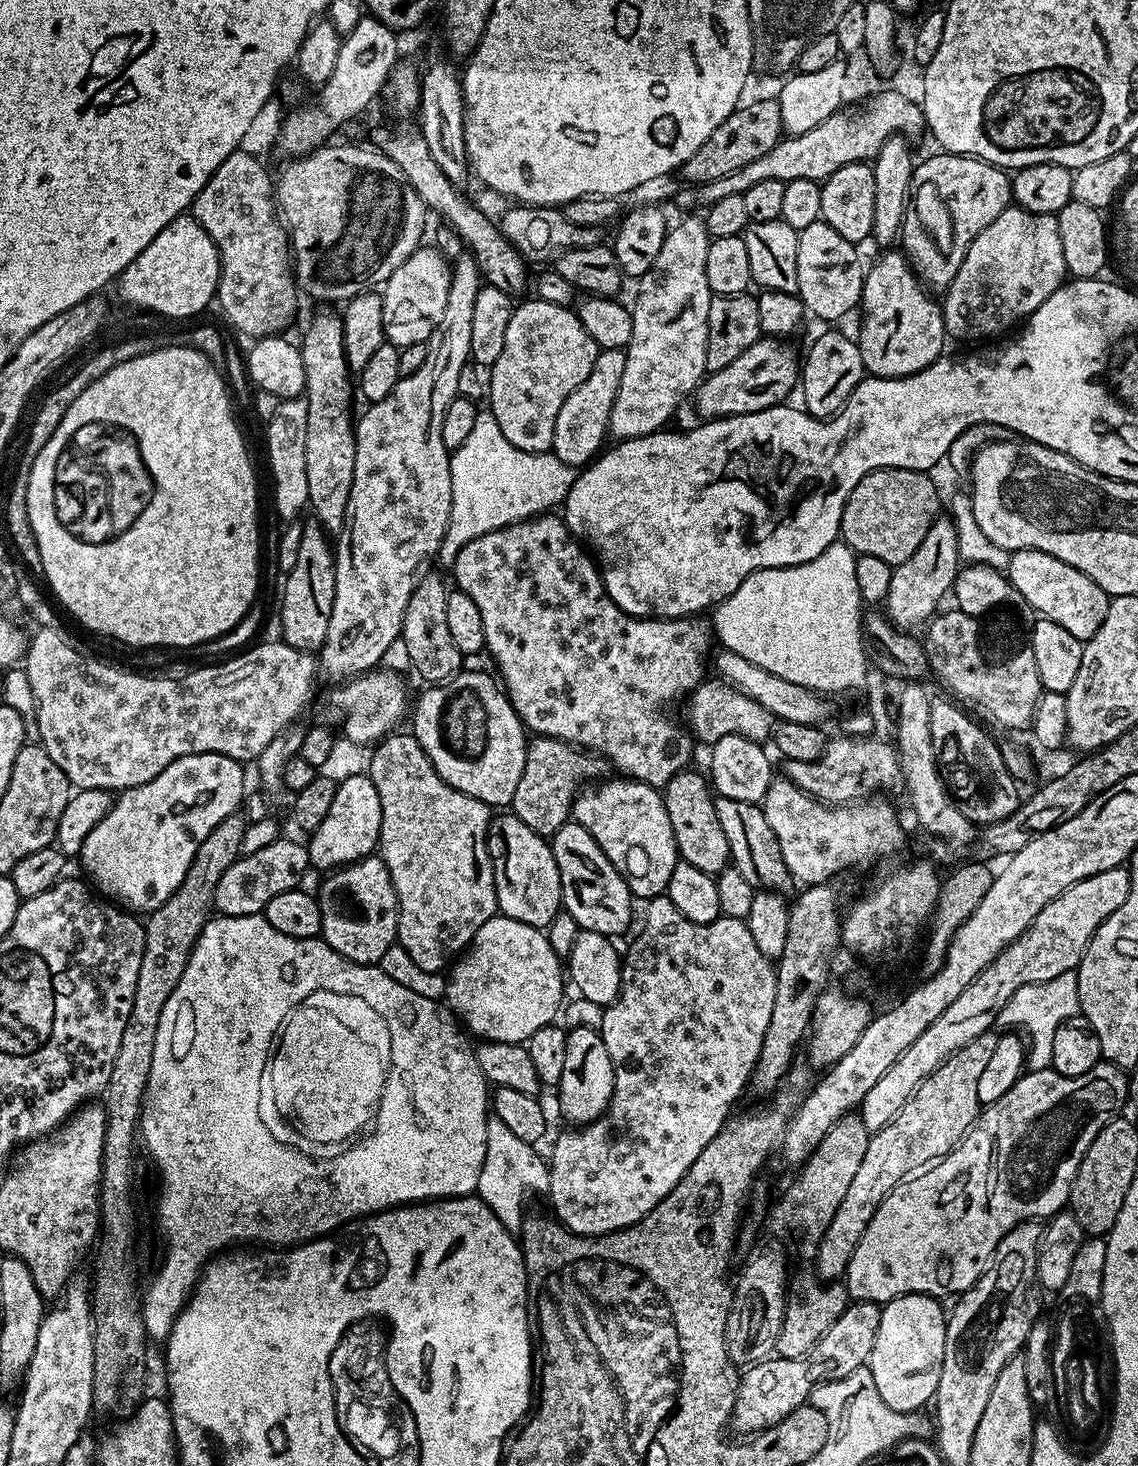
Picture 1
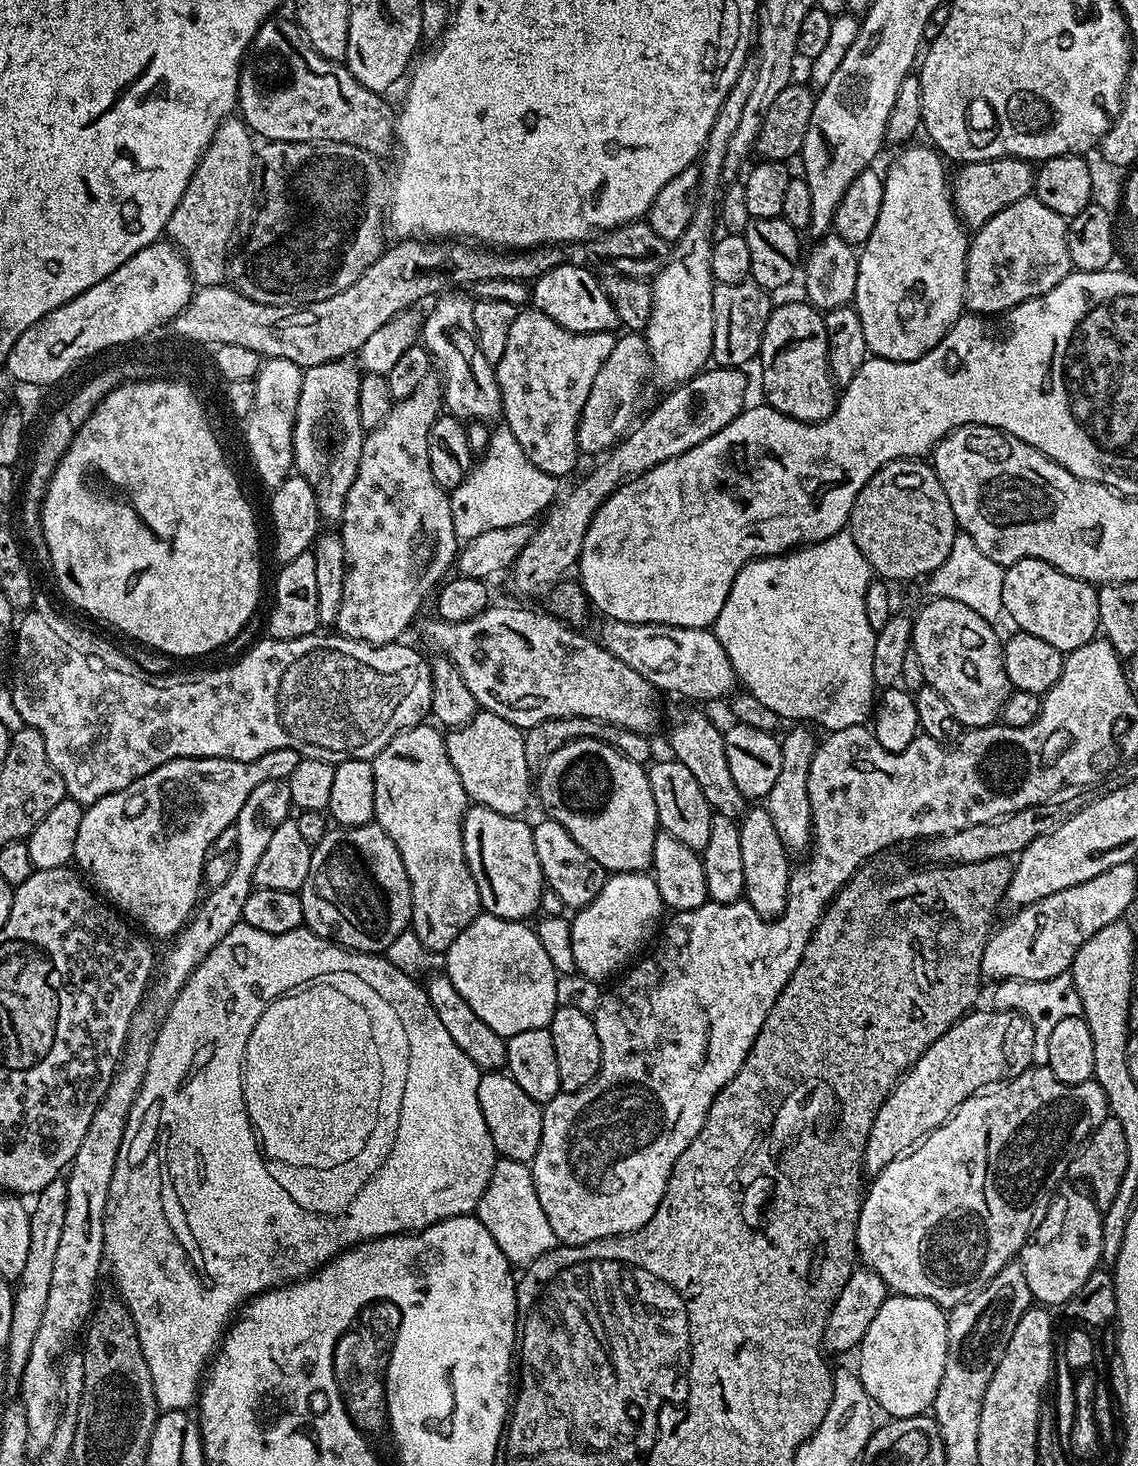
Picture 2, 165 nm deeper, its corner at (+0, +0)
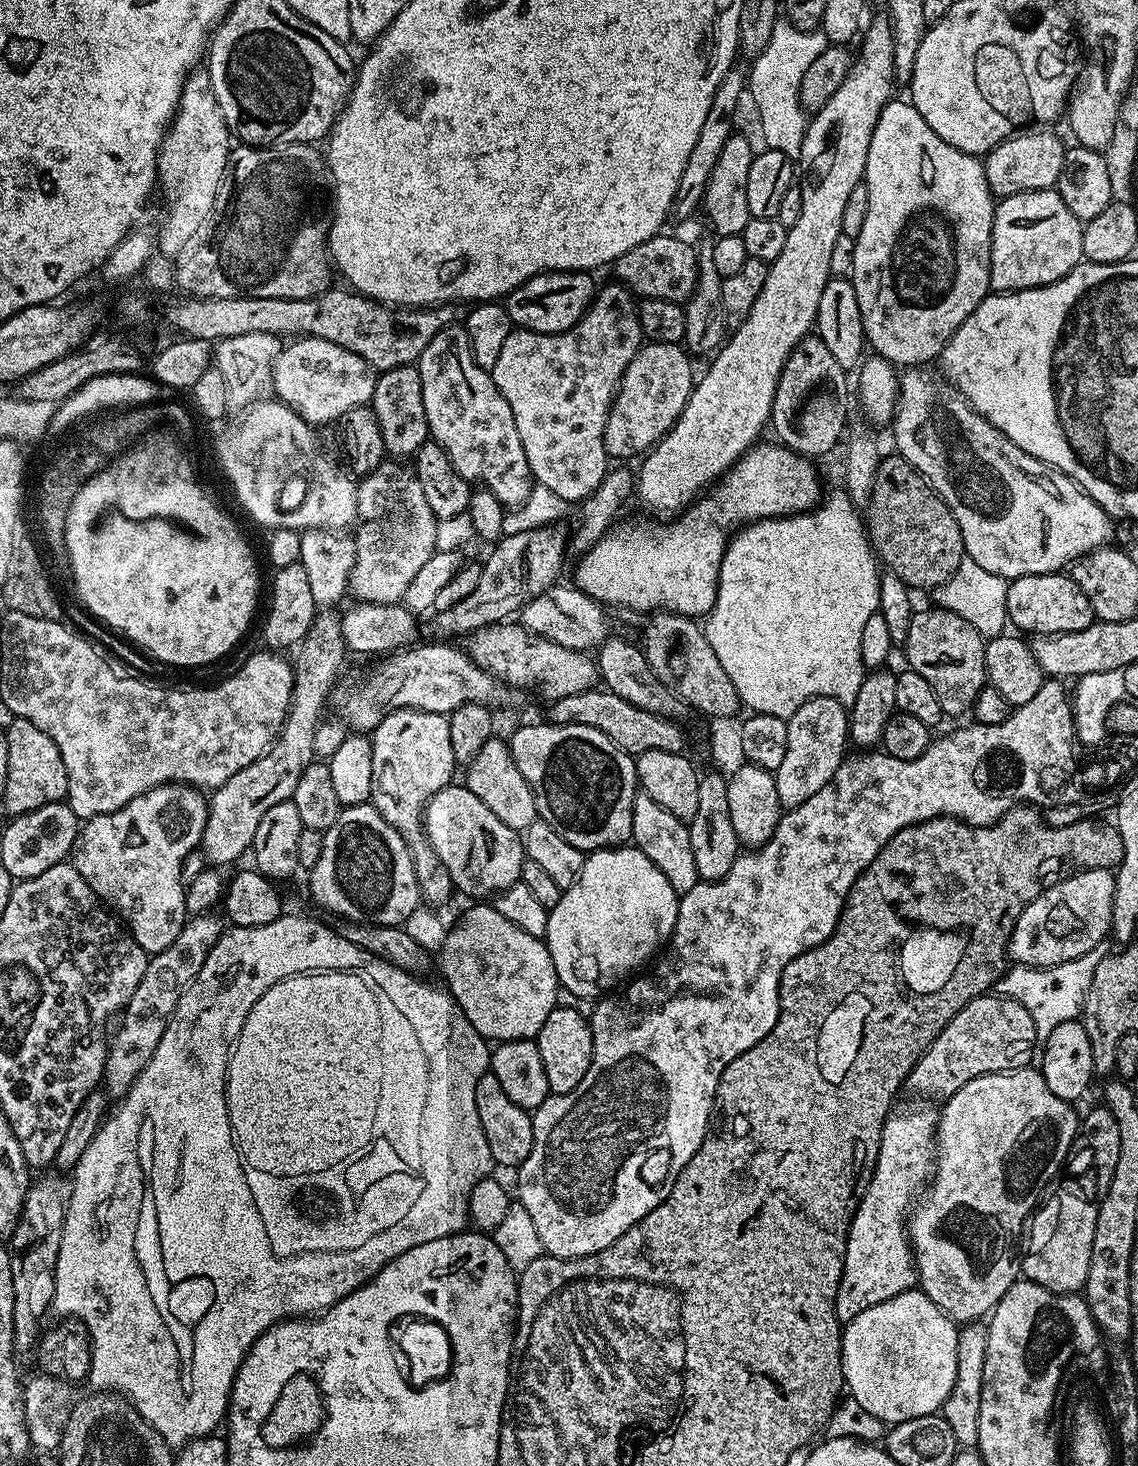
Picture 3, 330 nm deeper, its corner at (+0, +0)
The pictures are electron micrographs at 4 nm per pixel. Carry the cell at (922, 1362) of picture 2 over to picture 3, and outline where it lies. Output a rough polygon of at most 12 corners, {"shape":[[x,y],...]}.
{"shape":[[922,1290],[843,1325],[851,1399],[888,1426],[937,1415],[959,1337]]}

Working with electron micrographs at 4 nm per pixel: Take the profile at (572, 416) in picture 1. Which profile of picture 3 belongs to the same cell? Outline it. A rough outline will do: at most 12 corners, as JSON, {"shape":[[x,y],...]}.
{"shape":[[645,343],[648,408],[615,401],[613,457],[647,453],[676,423],[694,387],[680,344]]}

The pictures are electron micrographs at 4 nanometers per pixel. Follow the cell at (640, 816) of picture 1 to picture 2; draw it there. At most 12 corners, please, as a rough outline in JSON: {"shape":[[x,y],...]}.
{"shape":[[594,738],[534,788],[605,873],[648,872],[660,828],[645,765]]}

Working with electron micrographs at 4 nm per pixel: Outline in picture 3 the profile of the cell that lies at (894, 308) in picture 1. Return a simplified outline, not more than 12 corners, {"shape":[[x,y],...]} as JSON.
{"shape":[[907,99],[870,138],[864,339],[935,361],[988,295],[981,157]]}

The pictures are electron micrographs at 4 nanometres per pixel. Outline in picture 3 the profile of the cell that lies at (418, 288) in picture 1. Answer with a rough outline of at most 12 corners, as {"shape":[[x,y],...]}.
{"shape":[[304,336],[272,367],[277,399],[313,426],[368,404],[377,373]]}

